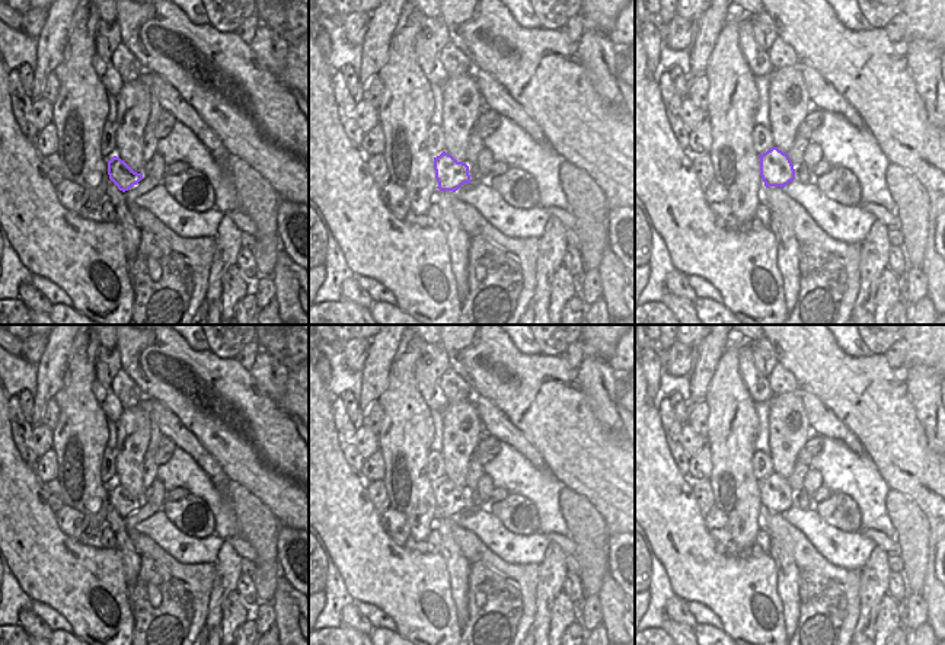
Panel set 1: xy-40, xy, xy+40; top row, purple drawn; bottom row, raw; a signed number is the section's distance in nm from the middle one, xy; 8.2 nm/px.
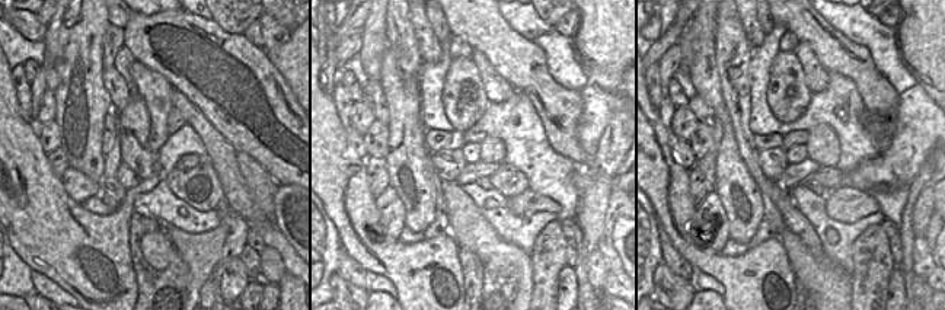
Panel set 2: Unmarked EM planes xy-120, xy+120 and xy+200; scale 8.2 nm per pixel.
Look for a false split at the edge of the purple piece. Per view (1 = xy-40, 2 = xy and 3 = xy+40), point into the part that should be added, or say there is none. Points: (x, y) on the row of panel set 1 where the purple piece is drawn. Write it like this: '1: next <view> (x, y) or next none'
1: next none
2: next none
3: next none

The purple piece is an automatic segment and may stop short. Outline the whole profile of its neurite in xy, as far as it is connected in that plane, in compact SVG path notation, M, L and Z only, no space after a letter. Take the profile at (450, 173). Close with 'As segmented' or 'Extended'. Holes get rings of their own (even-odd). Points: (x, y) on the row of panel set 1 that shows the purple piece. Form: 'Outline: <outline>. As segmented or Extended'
Outline: M443 151L434 157L435 179L440 191L456 192L462 185L470 183L469 166L457 162L451 154Z. As segmented.

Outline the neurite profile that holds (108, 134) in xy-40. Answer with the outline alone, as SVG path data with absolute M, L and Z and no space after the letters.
M106 121L102 131L100 154L108 160L115 156L115 132L115 122Z

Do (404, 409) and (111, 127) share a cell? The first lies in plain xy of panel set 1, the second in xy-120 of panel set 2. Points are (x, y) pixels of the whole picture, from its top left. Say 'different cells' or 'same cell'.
different cells

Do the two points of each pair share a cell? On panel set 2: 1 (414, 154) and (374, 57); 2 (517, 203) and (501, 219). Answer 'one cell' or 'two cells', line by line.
1: two cells
2: two cells

